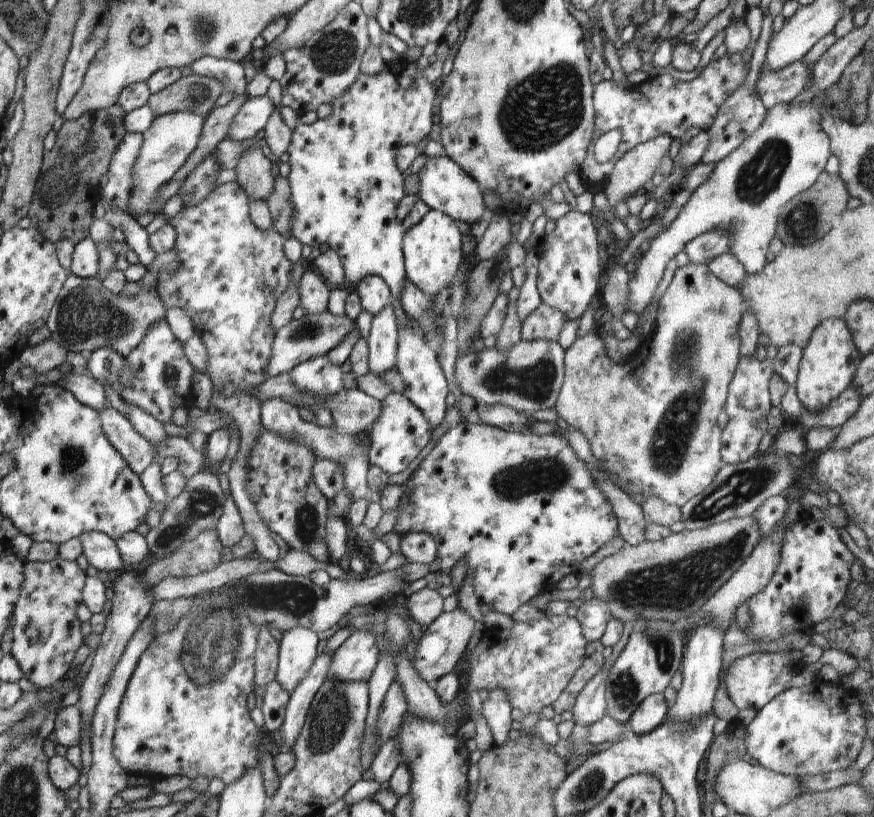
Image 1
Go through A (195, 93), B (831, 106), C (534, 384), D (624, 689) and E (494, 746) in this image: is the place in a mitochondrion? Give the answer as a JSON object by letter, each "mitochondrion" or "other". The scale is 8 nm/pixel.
{"A":"mitochondrion","B":"other","C":"mitochondrion","D":"mitochondrion","E":"other"}

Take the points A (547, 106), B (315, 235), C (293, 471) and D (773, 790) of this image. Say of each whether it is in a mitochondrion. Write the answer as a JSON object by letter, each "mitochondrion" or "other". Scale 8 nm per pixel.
{"A":"mitochondrion","B":"other","C":"other","D":"other"}

